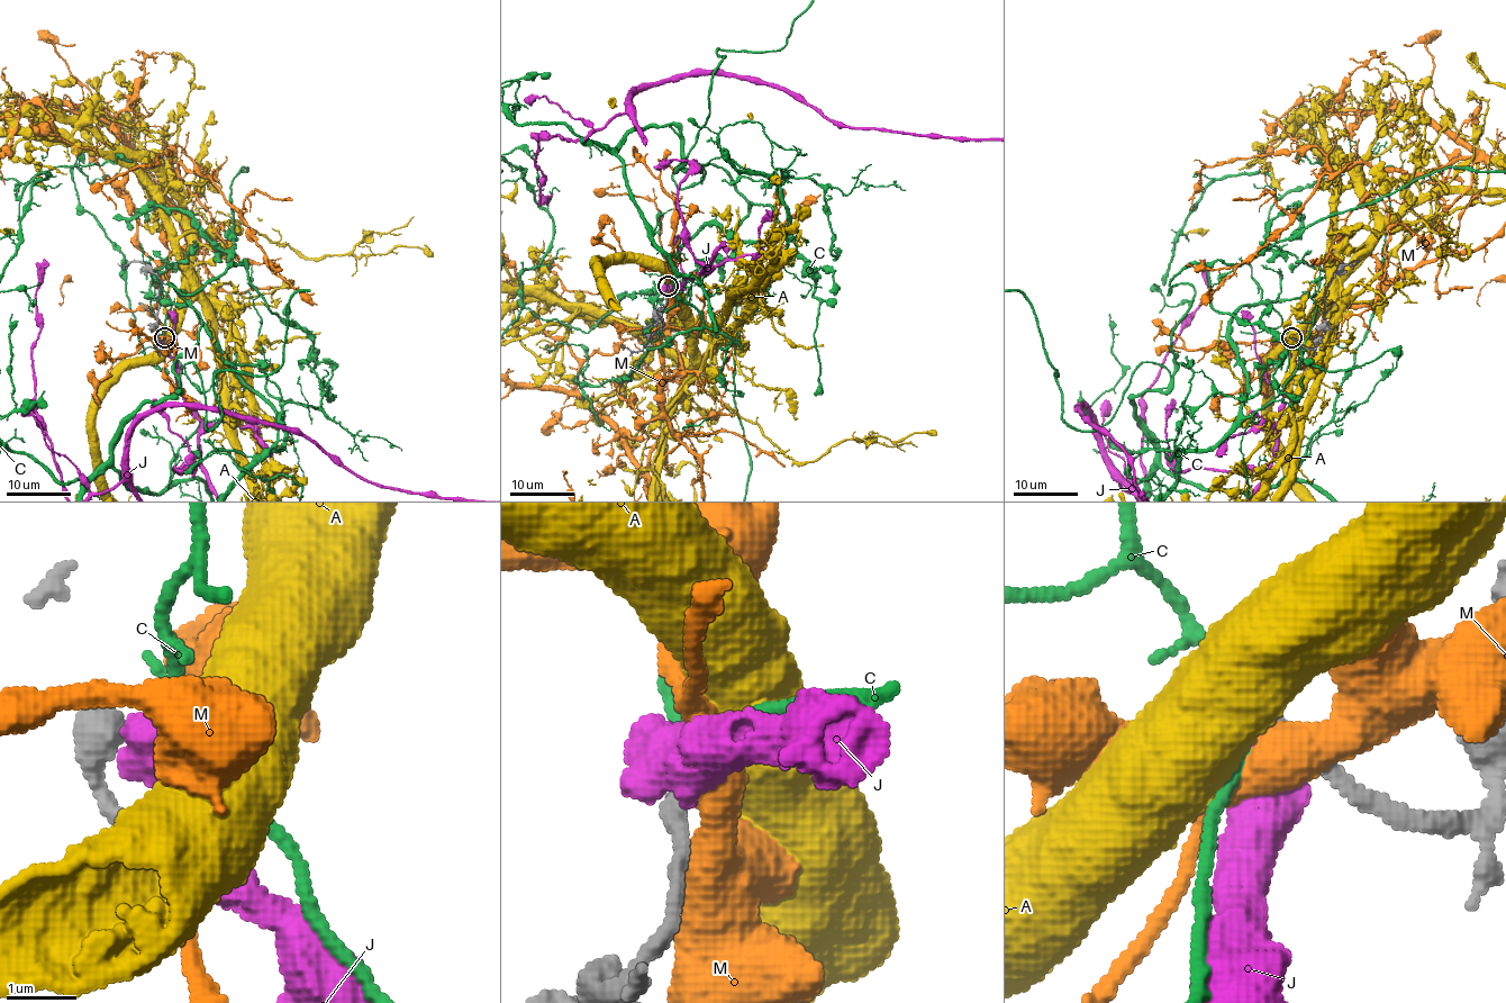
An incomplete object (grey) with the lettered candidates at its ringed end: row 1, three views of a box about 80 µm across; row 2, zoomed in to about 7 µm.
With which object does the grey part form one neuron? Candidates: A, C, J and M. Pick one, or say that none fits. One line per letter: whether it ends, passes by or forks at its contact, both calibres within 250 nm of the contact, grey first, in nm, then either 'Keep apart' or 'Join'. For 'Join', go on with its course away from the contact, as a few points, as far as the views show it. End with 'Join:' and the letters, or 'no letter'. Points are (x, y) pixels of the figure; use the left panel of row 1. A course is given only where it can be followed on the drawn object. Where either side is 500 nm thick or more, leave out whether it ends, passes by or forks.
A: Thickness 240 nm (grey) against 750 nm. Keep apart
C: It passes by. Thickness 260 nm (grey) against 220 nm. Keep apart
J: Thickness 340 nm (grey) against 850 nm. Keep apart
M: Thickness 360 nm (grey) against 550 nm. Keep apart
Join: no letter

